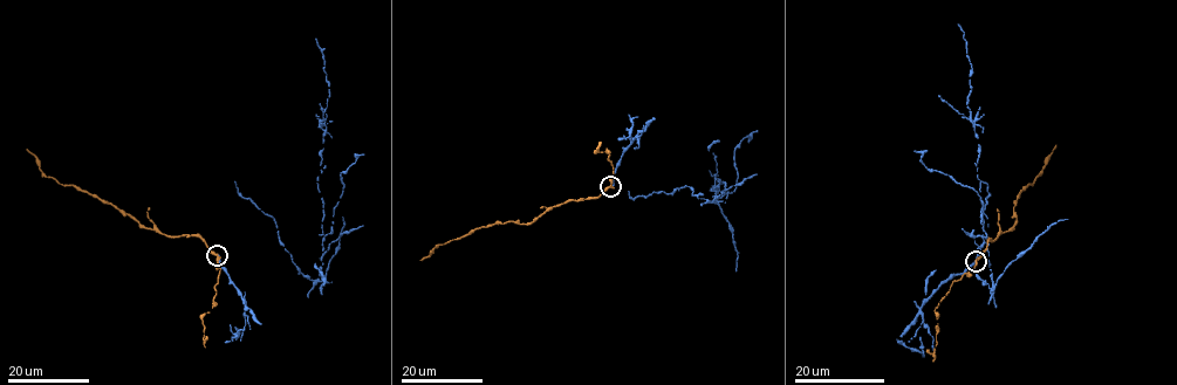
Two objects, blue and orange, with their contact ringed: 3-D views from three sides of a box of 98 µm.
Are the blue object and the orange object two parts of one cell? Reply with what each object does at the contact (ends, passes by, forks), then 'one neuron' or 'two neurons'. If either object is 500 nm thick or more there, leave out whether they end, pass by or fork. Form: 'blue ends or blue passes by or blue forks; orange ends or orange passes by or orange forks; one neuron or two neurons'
blue ends; orange passes by; two neurons

